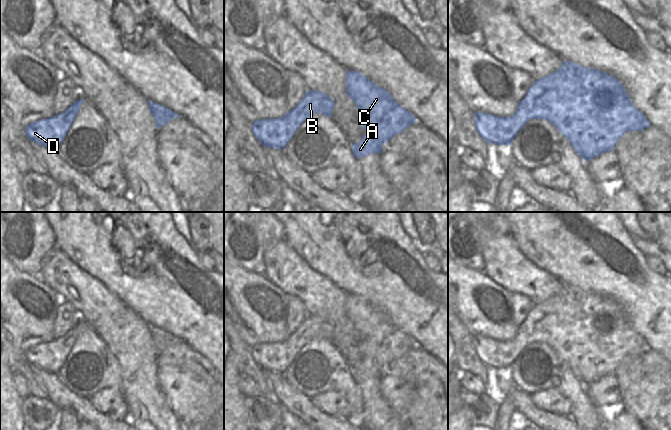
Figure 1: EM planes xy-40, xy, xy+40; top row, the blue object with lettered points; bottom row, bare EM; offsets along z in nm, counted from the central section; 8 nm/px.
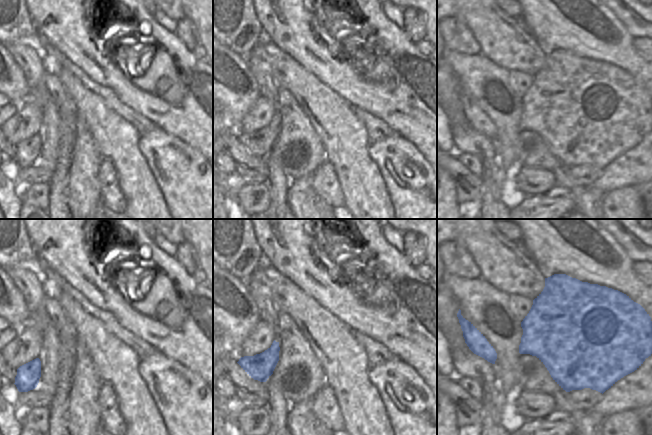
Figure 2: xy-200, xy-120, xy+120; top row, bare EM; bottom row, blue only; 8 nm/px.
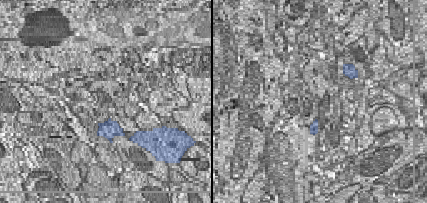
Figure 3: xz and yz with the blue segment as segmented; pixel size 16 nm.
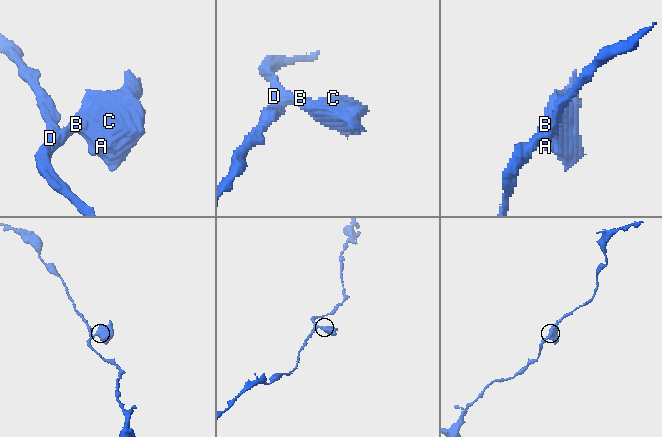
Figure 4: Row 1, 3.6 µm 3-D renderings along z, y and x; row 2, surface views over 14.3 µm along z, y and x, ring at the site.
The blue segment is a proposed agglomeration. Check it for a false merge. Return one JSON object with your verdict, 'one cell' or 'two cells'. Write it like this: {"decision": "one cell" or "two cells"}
{"decision": "one cell"}

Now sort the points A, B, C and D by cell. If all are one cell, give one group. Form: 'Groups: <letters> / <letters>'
Groups: A B C D

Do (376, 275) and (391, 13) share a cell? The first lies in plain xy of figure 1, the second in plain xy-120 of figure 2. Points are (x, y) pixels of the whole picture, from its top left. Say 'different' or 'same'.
different

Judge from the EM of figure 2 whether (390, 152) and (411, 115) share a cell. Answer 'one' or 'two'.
two

